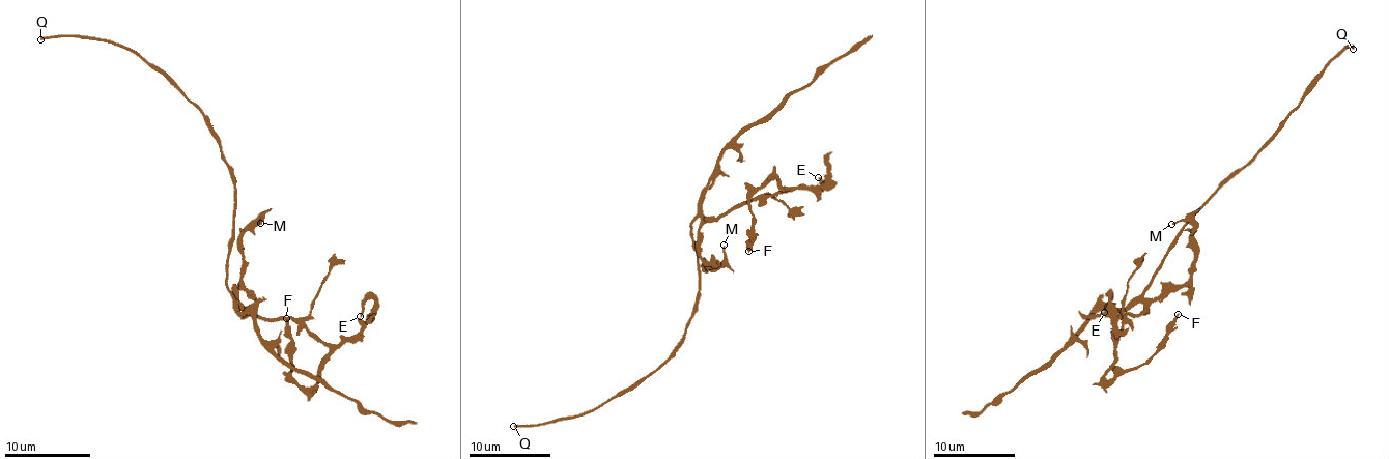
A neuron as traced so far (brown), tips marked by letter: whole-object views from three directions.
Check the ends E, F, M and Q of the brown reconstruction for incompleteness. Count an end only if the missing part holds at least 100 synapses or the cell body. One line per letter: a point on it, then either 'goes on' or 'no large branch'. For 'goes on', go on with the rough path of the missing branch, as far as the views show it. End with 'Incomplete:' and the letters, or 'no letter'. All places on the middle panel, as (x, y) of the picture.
E: (818, 177) | no large branch
F: (748, 251) | no large branch
M: (724, 245) | no large branch
Q: (513, 426) | goes on
Incomplete: Q

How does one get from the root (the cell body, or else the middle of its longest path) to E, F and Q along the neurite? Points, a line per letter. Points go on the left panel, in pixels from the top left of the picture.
E: (232, 240), (226, 288), (248, 312), (300, 320), (328, 344), (351, 340), (372, 312), (372, 298), (360, 316)
F: (232, 240), (232, 296), (260, 318), (300, 320), (330, 348), (314, 386), (288, 376), (286, 318)
Q: (232, 240), (232, 169), (224, 159), (220, 137), (208, 119), (131, 51), (79, 35), (40, 39)

